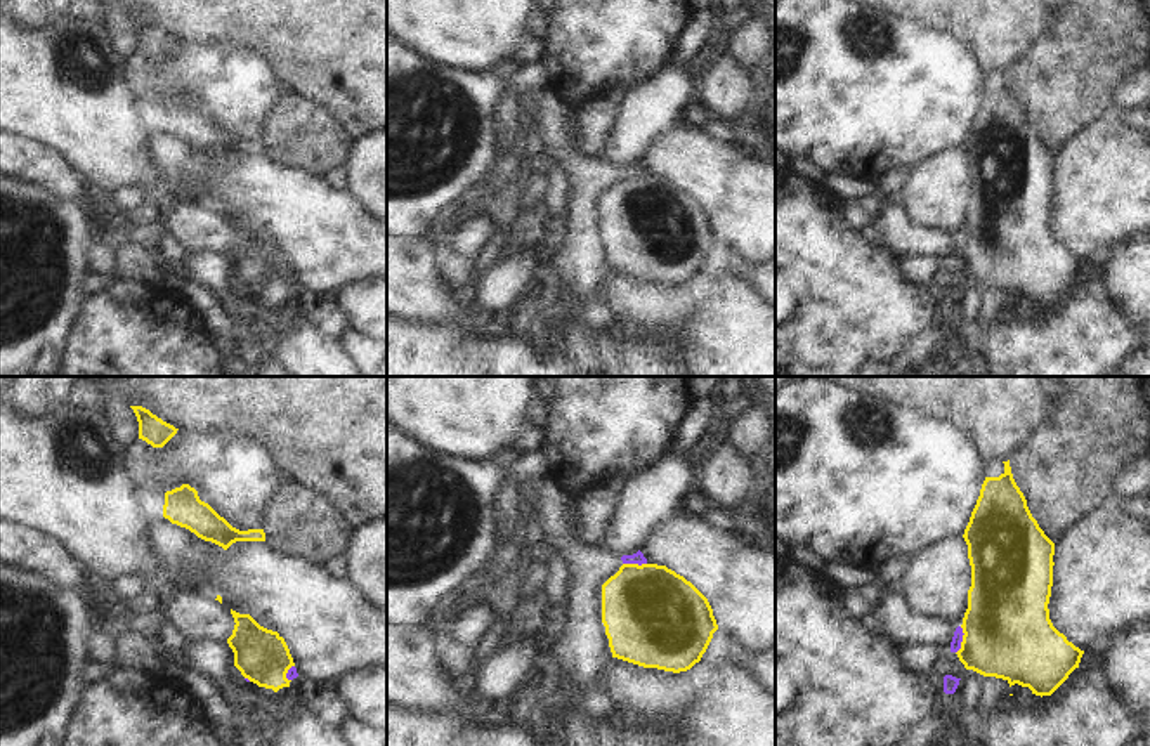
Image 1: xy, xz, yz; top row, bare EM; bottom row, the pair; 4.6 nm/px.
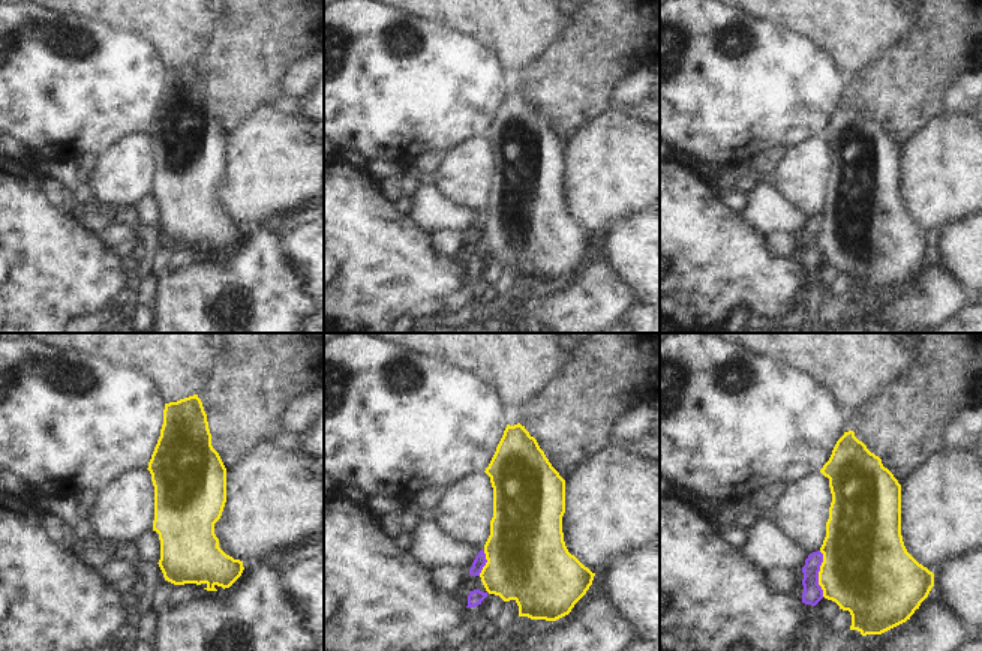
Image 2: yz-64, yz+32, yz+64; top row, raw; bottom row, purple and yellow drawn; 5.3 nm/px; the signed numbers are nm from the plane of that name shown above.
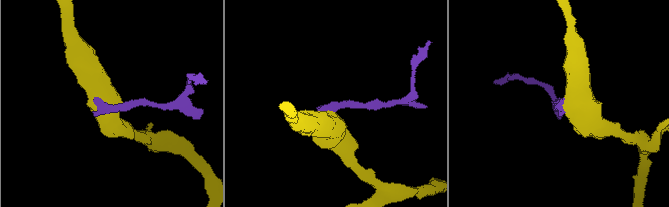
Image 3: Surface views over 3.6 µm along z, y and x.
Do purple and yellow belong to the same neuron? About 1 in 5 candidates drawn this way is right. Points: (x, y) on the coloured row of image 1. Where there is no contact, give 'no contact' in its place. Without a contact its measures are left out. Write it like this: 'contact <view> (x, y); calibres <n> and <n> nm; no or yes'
contact yz (961, 641); calibres 50 and 420 nm; no

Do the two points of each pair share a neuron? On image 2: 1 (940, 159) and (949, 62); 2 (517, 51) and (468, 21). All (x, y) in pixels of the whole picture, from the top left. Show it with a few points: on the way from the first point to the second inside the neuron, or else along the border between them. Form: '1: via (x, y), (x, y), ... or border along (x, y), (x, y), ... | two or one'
1: border along (945, 111), (931, 117), (915, 131) | two
2: via (505, 39), (488, 21), (480, 21) | one

